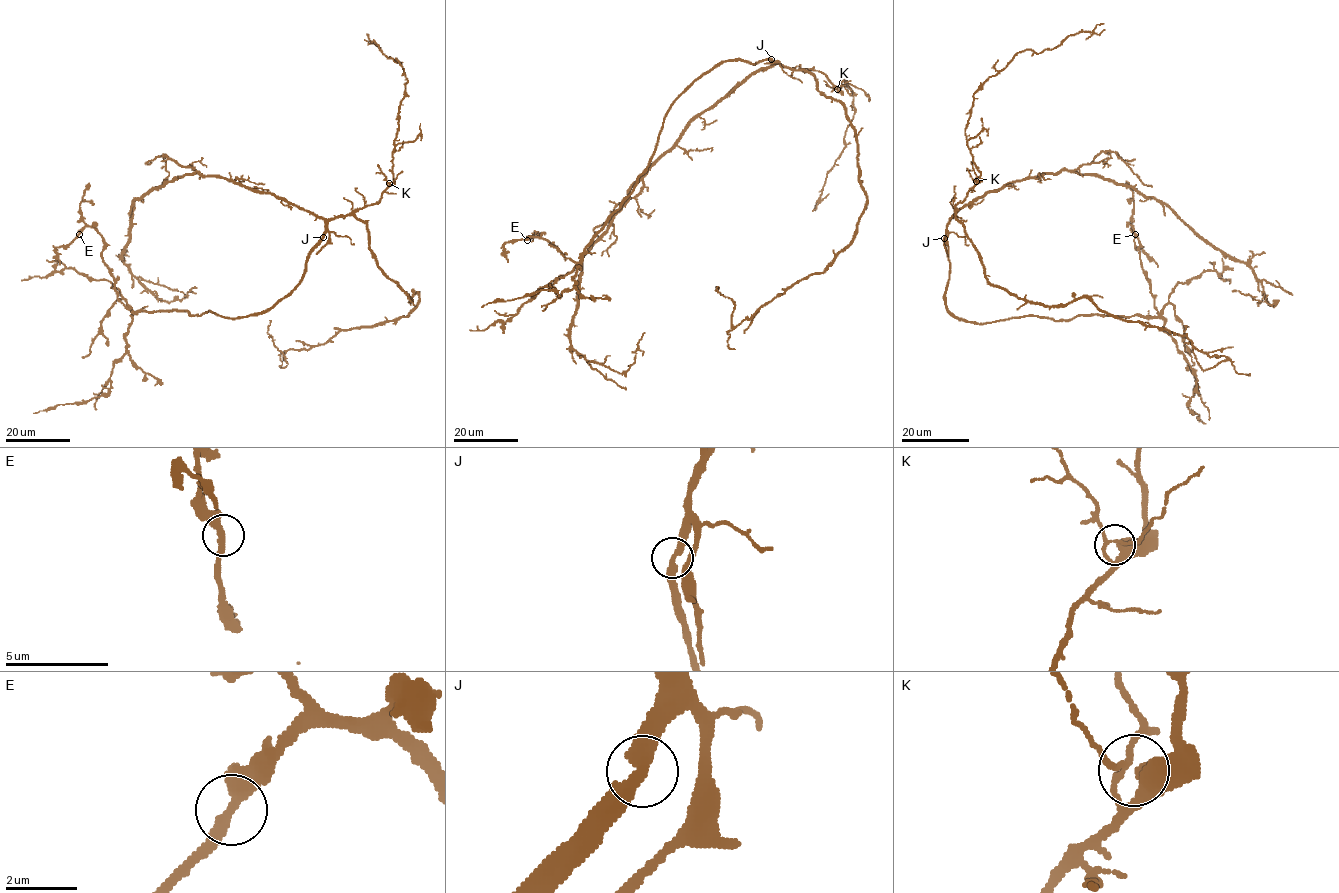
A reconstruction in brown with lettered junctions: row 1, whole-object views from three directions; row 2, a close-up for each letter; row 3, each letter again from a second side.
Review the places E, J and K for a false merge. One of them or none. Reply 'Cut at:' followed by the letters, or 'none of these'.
Cut at: none of these

